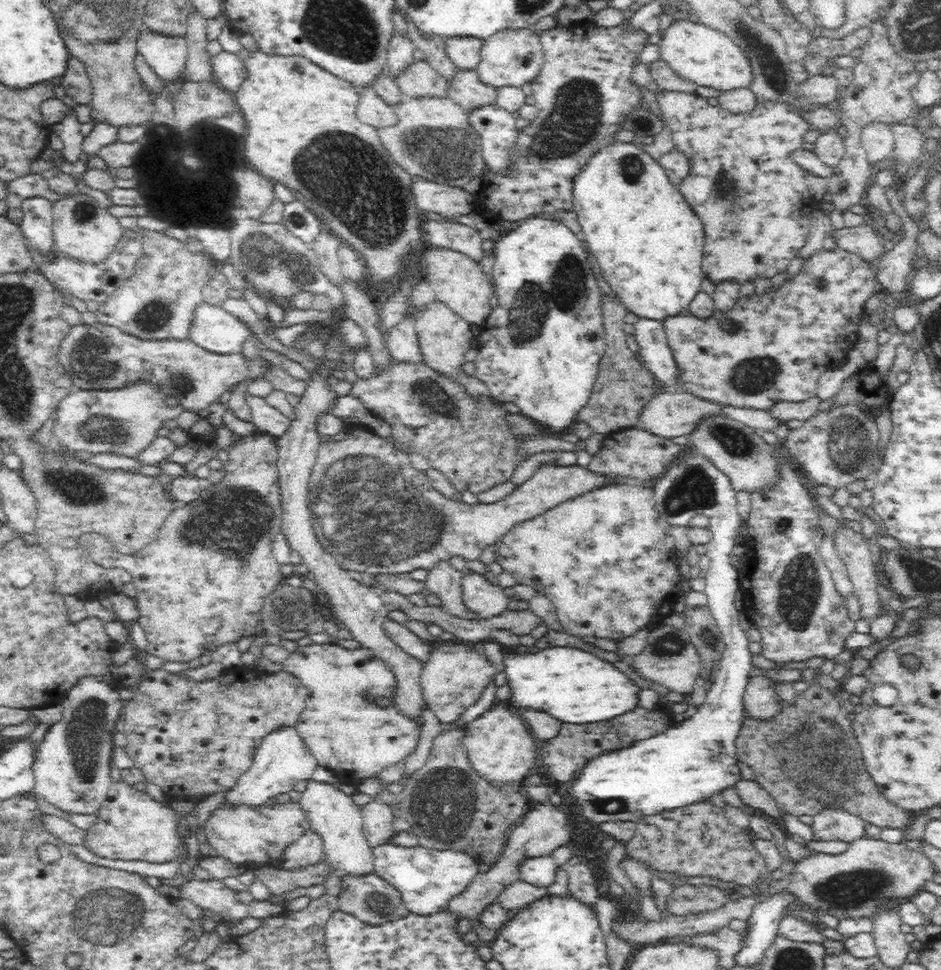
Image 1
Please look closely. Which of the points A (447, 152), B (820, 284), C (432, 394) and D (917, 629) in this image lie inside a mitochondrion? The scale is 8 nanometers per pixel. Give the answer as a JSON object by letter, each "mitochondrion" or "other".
{"A":"mitochondrion","B":"other","C":"mitochondrion","D":"other"}

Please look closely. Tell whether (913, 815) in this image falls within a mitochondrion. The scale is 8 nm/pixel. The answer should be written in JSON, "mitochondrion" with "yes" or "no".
{"mitochondrion":"no"}

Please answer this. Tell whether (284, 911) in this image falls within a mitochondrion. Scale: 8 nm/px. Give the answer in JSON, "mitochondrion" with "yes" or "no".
{"mitochondrion":"no"}

